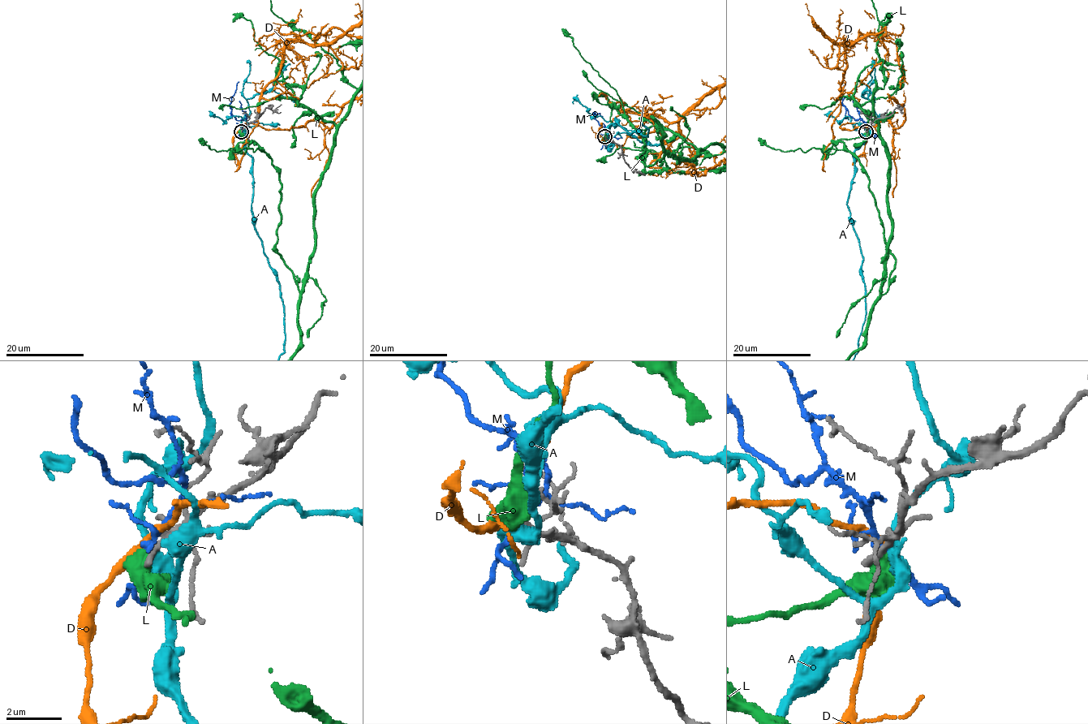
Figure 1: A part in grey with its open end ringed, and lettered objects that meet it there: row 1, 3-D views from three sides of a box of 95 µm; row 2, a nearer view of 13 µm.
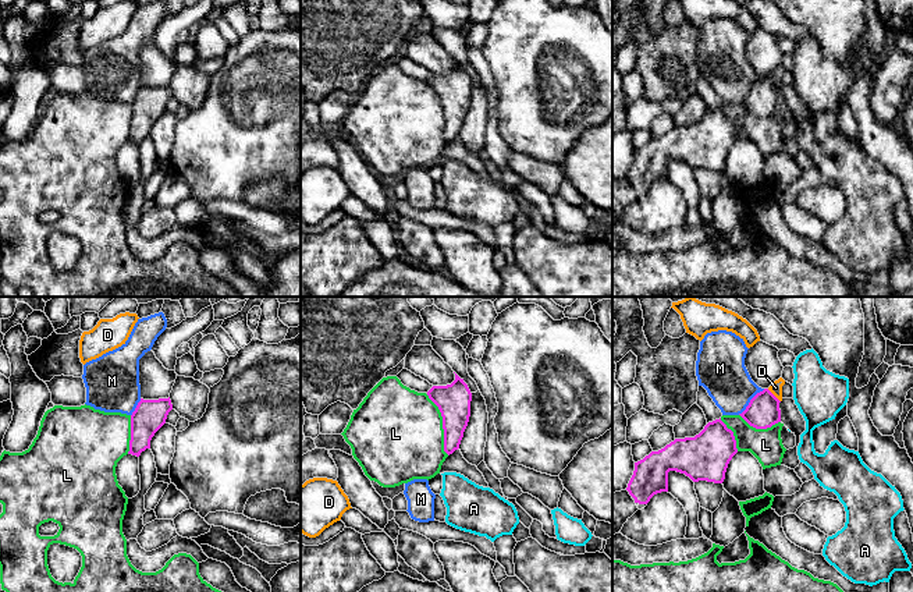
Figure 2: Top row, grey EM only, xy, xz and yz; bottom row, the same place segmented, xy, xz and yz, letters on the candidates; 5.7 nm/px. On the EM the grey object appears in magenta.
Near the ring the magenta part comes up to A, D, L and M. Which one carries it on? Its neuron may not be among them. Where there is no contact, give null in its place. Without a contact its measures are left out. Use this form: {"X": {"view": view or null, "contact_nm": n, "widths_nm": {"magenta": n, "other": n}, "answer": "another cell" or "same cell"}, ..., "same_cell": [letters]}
{"A": {"view": null, "answer": "another cell"}, "D": {"view": "yz", "contact_nm": 110, "widths_nm": {"magenta": 190, "other": 70}, "answer": "another cell"}, "L": {"view": "xz", "contact_nm": 380, "widths_nm": {"magenta": 190, "other": 480}, "answer": "another cell"}, "M": {"view": "yz", "contact_nm": 220, "widths_nm": {"magenta": 190, "other": 280}, "answer": "another cell"}, "same_cell": []}

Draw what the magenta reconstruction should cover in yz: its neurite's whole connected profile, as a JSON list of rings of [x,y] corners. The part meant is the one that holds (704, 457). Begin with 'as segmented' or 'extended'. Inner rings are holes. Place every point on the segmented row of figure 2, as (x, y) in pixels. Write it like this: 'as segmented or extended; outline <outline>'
extended; outline [[[720,419],[708,422],[694,437],[675,439],[664,449],[651,451],[643,460],[635,462],[633,475],[628,488],[612,493],[612,535],[621,532],[624,524],[639,510],[639,504],[647,504],[661,492],[668,492],[668,472],[676,471],[689,476],[693,482],[707,481],[722,483],[729,461],[738,453],[733,432]]]

